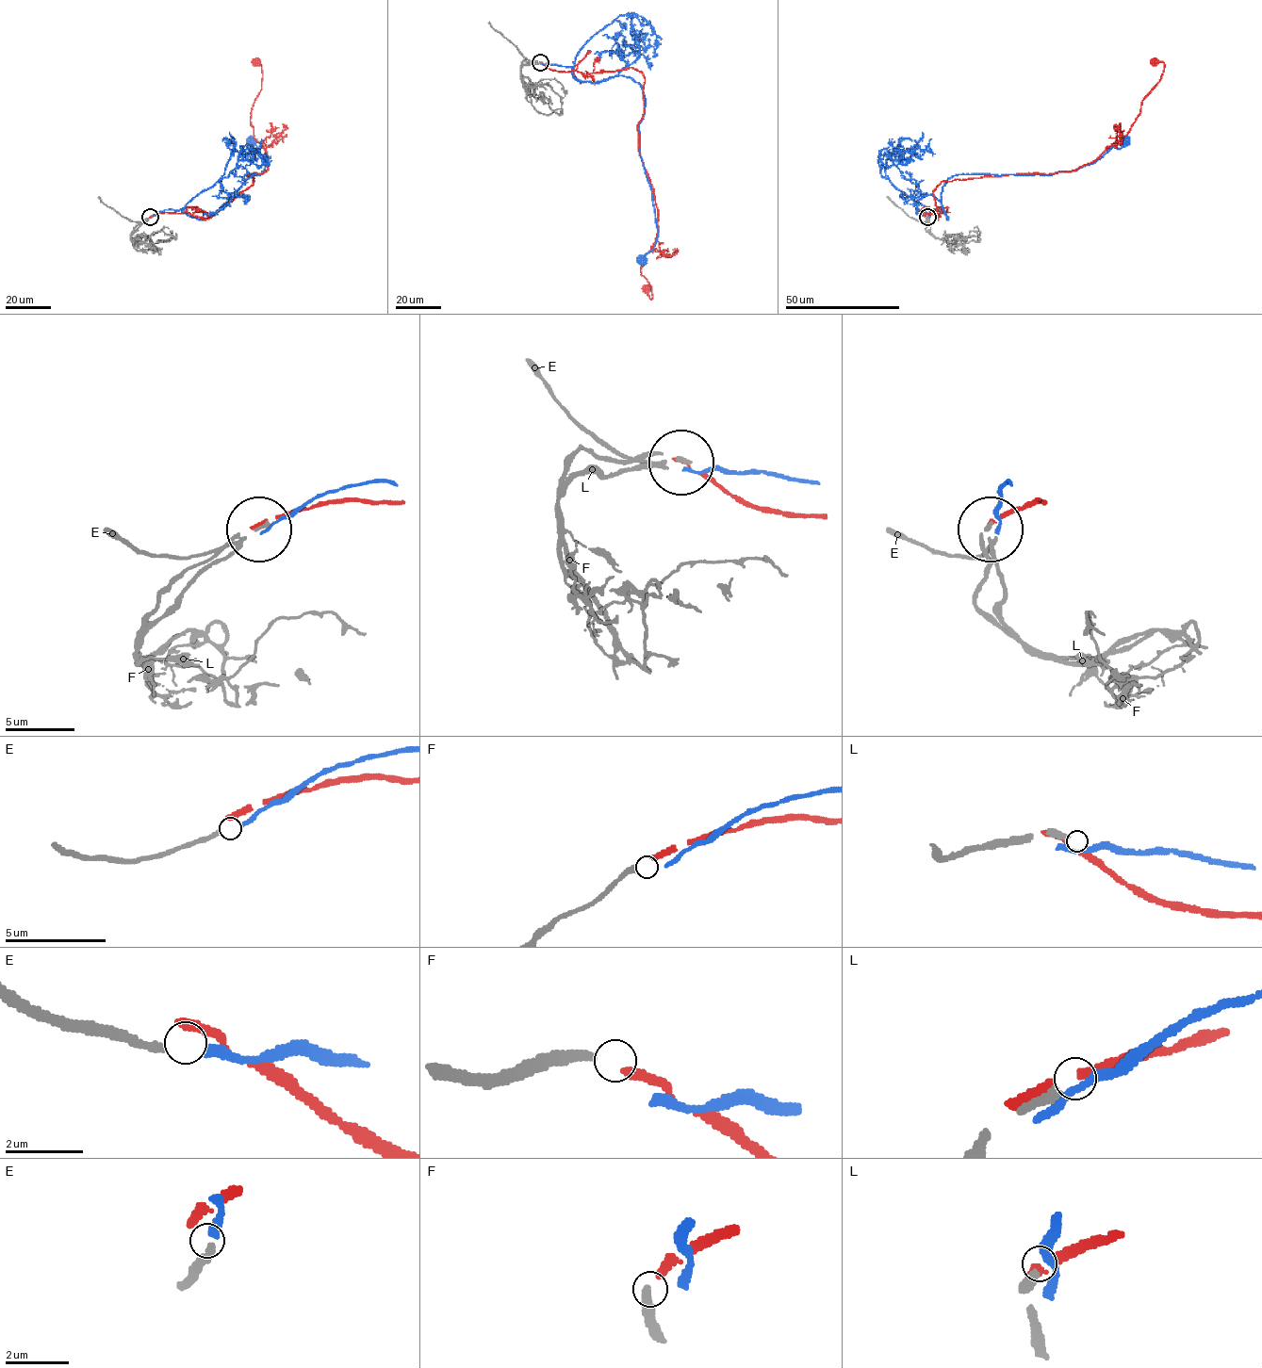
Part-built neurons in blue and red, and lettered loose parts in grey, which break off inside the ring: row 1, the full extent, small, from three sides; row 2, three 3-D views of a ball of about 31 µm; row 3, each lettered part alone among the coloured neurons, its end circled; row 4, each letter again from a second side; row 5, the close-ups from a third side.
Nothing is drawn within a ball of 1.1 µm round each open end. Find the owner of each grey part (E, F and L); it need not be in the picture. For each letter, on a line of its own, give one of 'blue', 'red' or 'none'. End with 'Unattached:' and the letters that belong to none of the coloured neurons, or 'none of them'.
E: blue
F: red
L: none
Unattached: L

